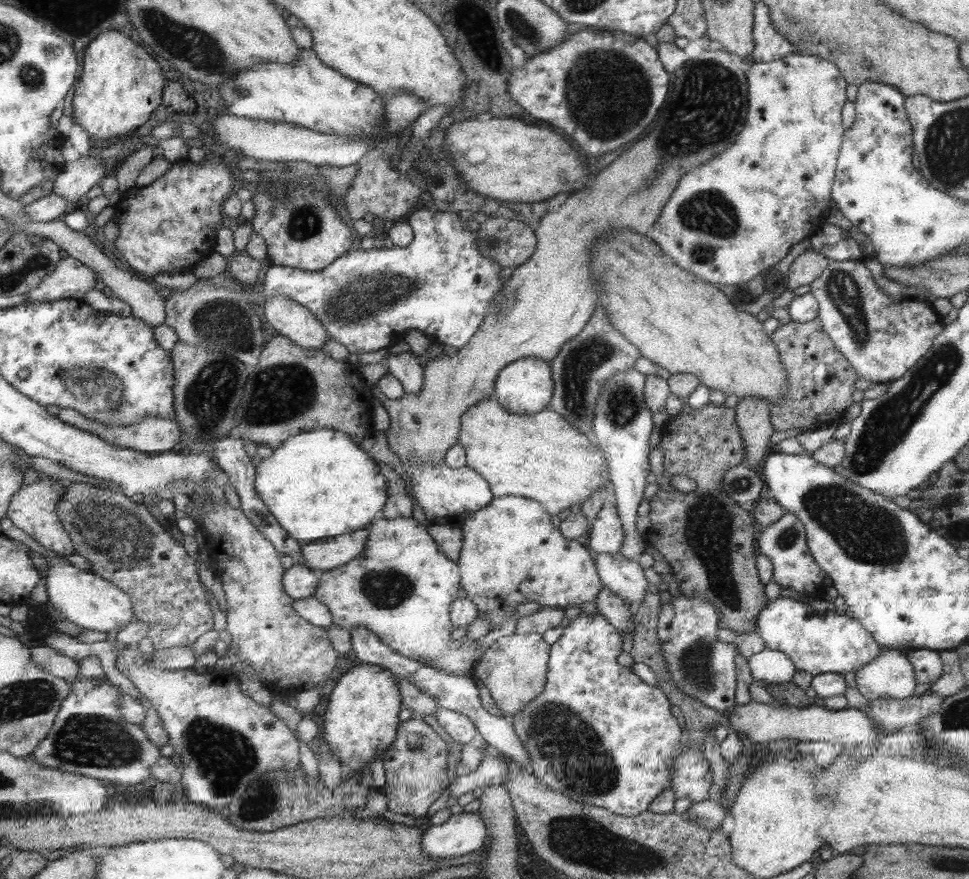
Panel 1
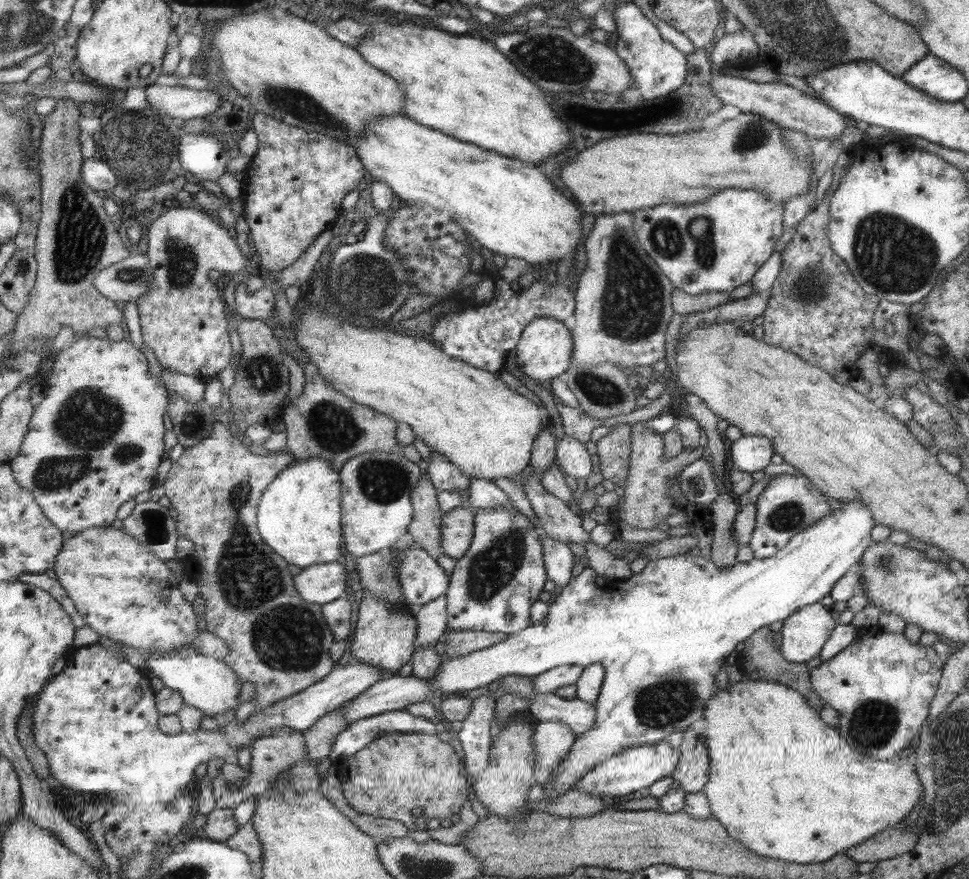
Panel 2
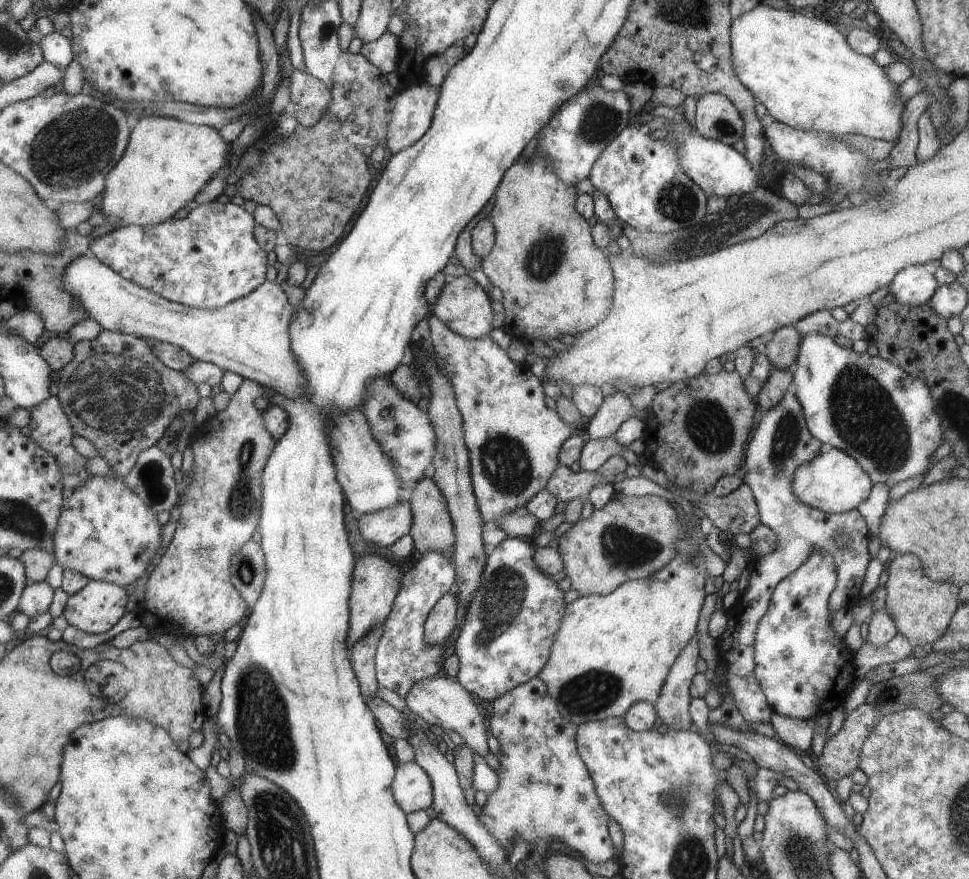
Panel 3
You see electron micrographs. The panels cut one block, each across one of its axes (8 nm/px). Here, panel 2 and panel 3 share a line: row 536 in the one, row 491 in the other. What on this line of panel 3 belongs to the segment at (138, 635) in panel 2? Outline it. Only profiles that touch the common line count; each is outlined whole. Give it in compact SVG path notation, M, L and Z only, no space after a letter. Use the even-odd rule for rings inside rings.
M91 475L90 479L64 497L64 508L56 530L54 556L67 571L84 574L93 581L107 581L122 587L131 587L131 582L145 572L155 552L159 550L161 526L155 515L132 490L126 487L121 476Z

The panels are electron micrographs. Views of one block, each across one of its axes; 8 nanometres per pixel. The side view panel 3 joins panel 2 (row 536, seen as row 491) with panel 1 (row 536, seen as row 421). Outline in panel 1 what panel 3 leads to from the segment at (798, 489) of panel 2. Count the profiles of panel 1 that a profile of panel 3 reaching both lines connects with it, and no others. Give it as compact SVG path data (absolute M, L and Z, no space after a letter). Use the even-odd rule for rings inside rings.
M783 512L779 520L759 530L757 552L765 555L771 561L772 582L775 584L787 586L799 594L804 594L809 600L817 599L817 596L825 590L823 585L825 574L812 558L807 545L807 532L804 530L804 524L795 514Z

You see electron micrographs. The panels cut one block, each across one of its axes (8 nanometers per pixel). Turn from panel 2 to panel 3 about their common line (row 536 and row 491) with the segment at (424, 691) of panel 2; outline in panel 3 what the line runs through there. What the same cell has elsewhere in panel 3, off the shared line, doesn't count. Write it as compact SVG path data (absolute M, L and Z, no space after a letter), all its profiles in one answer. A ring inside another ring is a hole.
M824 448L808 463L801 463L793 476L792 492L806 505L826 513L856 509L869 496L872 482L864 470L841 449Z

